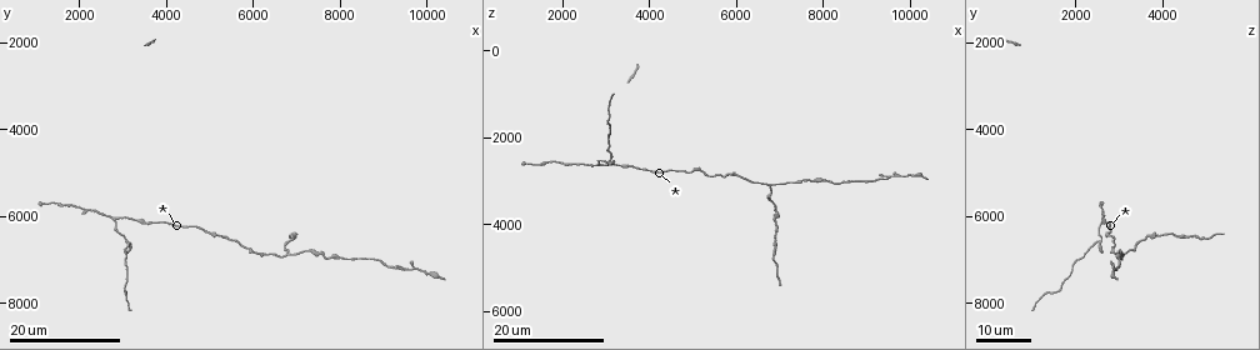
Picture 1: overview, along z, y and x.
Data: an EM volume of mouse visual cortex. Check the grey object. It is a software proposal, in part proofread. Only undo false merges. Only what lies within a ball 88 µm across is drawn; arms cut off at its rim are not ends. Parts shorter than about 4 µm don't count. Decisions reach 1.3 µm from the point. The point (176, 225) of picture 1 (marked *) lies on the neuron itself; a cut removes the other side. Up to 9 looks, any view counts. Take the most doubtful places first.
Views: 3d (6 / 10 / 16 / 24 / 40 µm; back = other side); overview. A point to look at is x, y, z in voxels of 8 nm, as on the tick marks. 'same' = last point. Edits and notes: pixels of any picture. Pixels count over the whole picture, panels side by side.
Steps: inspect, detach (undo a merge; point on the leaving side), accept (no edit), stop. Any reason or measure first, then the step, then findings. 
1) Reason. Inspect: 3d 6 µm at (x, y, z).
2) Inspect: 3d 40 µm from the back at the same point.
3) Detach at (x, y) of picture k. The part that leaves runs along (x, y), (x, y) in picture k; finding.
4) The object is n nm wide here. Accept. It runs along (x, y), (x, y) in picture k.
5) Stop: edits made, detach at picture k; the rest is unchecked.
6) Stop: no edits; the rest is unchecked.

Three arms meet. Inspect: 3d 24 µm at (6750, 6800, 3150).

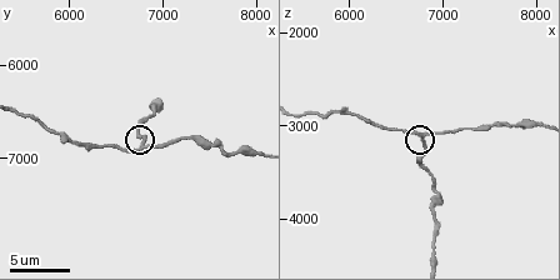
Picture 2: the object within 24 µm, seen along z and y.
Inspect: 3d 10 µm at (6800, 6850, 3150).

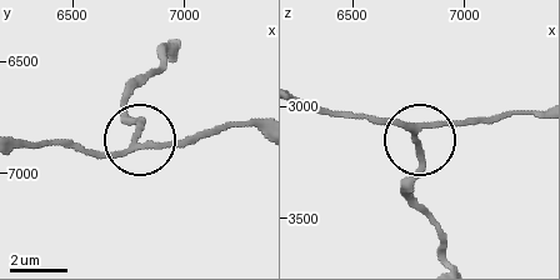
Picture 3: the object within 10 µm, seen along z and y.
Inspect: 3d 10 µm from the back at (6790, 6850, 3120).

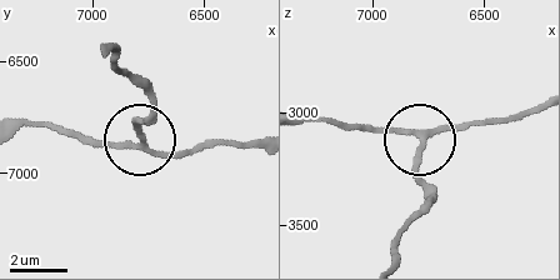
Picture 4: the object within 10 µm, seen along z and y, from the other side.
The object is 190 nm wide here. Accept. It runs along (534, 109), (426, 135), (419, 171), (433, 204) in picture 4; all the same neuron.

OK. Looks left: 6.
Branch point. Inspect: 3d 16 µm at (2750, 6050, 2650).

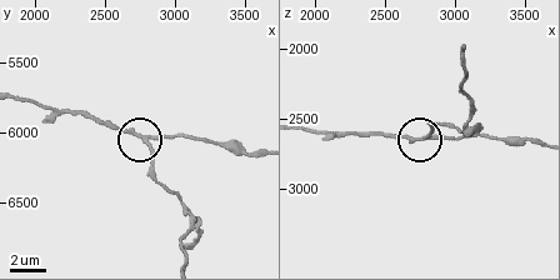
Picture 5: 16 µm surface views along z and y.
Closer look. Inspect: 3d 6 µm at (2820, 6060, 2620).

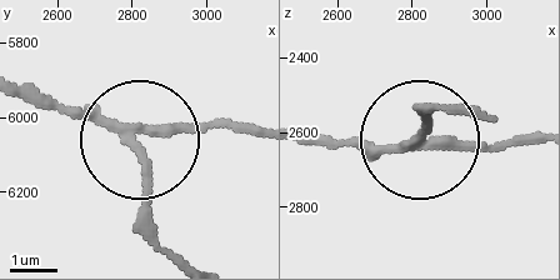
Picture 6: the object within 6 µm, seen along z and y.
Detach at (139, 208) of picture 6. The part that leaves runs along (134, 149), (158, 241), (178, 256) in picture 6; a second neuron is stuck on.

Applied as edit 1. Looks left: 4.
Narrows sharply. Inspect: 3d 24 µm at (9400, 7250, 2950).

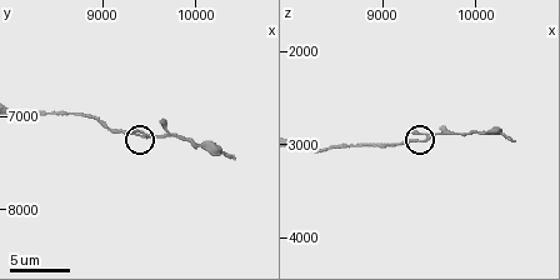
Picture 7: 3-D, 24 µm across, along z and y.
Inspect: 3d 6 µm at (9350, 7200, 2950).

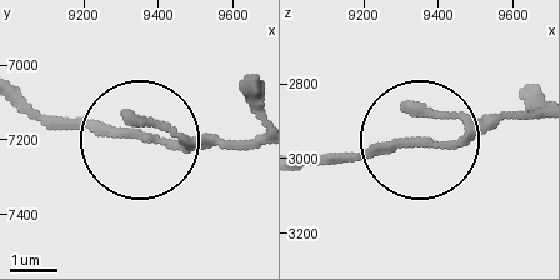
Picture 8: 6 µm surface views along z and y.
Accept. It runs along (301, 160), (456, 144), (529, 111) in picture 8; all the same neuron.

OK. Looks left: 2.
Sudden change in width. Inspect: 3d 24 µm at (6850, 6400, 3950).

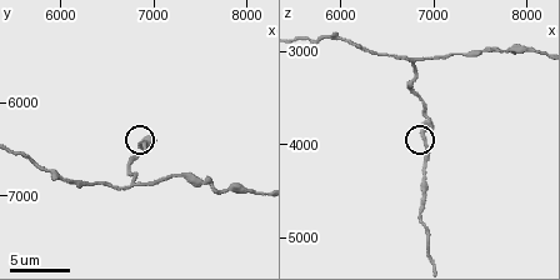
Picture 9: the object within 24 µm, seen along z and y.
Inspect: 3d 6 µm at the same point.

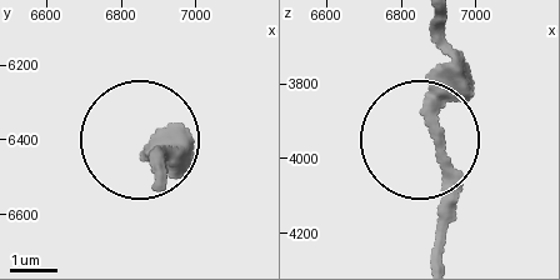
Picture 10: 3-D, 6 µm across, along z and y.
The object is 230 nm wide here. Accept. It runs along (434, 25), (446, 61), (434, 133), (446, 253) in picture 10; one neuron here.

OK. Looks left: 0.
Stop: edits made, detach at picture 6; the rest is unchecked.

